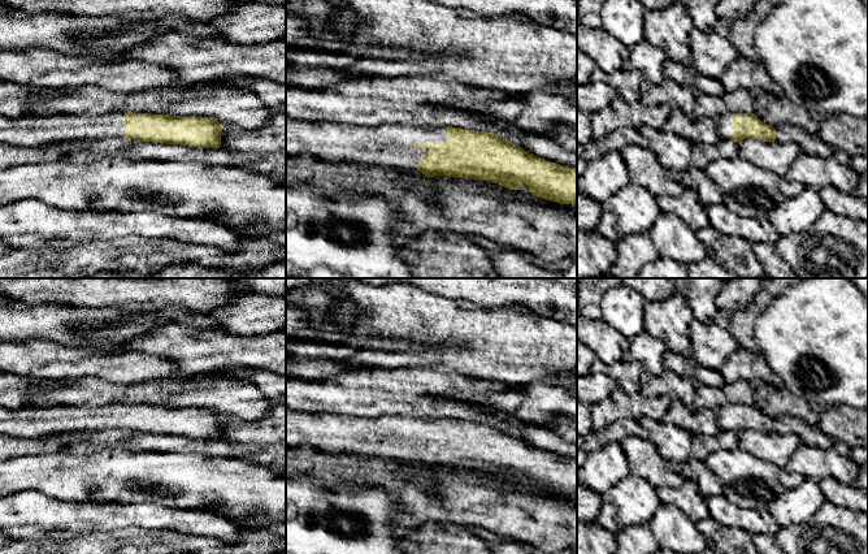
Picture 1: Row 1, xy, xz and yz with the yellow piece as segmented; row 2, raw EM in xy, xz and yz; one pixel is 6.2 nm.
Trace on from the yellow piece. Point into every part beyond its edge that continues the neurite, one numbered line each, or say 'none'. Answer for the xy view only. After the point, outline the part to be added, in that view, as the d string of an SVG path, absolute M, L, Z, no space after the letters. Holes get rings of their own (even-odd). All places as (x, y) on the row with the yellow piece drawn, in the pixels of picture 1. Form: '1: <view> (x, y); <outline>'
1: xy (33, 130); M125 113L27 114L19 118L0 116L0 143L21 147L44 147L78 140L125 139Z

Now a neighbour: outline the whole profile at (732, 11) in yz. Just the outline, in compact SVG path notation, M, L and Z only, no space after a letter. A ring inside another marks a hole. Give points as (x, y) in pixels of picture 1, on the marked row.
M720 0L716 5L716 16L720 20L735 22L754 13L759 0Z

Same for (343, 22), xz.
M343 8L342 10L335 13L335 16L333 17L333 26L326 30L331 30L340 36L348 36L356 23L357 17L353 10L350 8Z

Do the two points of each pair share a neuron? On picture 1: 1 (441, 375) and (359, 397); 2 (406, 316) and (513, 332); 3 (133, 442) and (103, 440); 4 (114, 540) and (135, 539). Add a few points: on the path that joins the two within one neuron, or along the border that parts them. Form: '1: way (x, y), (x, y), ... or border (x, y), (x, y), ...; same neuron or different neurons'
1: way (420, 392), (380, 392); same neuron
2: way (433, 320), (456, 325), (464, 332), (486, 332); same neuron
3: way (125, 440), (111, 440); same neuron
4: way (120, 540), (130, 540); same neuron

